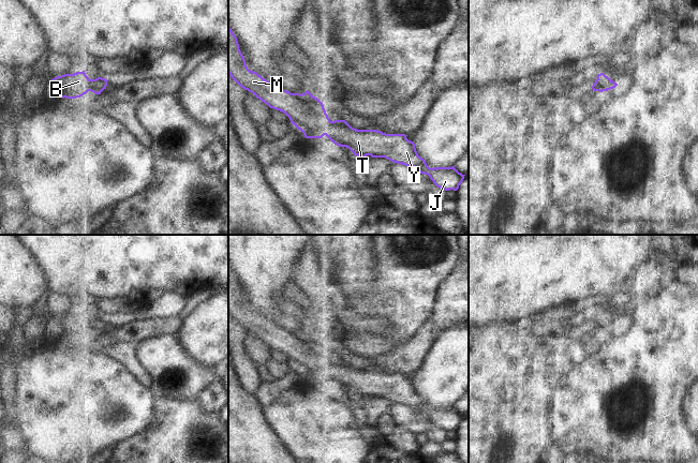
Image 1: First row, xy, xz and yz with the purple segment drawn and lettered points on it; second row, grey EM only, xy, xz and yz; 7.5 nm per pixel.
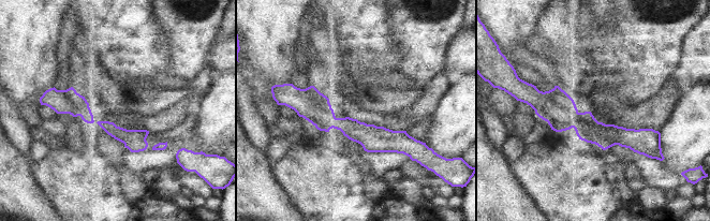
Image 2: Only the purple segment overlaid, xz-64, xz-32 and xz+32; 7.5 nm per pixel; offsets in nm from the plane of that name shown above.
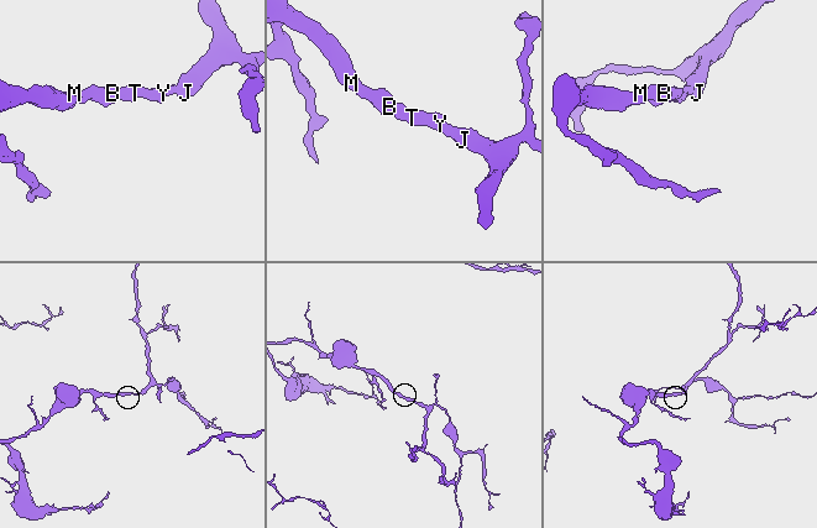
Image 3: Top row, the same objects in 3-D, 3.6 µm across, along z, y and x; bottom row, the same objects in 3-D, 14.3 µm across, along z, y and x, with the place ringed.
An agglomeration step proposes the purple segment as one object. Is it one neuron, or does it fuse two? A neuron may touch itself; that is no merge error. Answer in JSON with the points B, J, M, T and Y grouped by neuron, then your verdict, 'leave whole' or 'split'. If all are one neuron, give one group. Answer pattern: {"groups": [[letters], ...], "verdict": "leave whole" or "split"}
{"groups": [["B", "J", "M", "T", "Y"]], "verdict": "leave whole"}

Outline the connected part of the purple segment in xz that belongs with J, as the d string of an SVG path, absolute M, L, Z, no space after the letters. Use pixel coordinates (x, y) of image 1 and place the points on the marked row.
M229 26L228 74L241 88L253 93L270 108L284 113L306 138L322 138L326 135L335 145L348 148L354 155L385 158L393 163L413 166L445 191L457 191L464 179L465 175L459 173L455 166L430 168L405 134L357 130L345 120L331 121L323 103L308 90L301 94L291 93L250 71Z

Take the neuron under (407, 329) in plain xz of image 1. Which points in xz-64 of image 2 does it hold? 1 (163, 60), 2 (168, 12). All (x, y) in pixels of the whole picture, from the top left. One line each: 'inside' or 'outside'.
1: outside
2: inside

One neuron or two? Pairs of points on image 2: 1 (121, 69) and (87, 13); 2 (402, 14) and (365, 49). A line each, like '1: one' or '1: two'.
1: one
2: two

